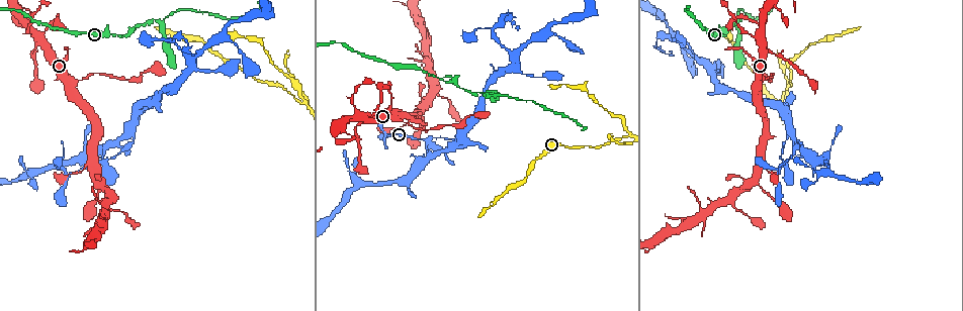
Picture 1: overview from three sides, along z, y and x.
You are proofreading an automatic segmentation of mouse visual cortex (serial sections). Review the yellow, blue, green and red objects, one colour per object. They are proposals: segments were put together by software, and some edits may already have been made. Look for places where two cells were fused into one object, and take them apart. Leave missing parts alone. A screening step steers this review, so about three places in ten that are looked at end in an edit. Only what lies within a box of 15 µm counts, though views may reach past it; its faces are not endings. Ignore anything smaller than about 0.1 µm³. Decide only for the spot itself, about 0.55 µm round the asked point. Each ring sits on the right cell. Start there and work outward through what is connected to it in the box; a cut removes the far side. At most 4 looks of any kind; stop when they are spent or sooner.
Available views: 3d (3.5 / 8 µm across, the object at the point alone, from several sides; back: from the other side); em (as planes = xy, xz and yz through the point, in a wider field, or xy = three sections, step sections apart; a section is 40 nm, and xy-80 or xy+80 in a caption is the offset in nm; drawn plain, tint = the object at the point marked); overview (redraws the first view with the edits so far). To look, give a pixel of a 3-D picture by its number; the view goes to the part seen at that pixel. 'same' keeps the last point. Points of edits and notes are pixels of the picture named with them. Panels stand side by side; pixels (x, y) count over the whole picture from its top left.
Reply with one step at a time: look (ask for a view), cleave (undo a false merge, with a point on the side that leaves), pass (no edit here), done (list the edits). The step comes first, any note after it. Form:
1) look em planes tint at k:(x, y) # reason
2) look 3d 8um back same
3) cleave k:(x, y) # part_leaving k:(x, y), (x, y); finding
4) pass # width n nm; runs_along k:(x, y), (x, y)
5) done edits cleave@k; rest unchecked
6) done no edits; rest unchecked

look 3d 3.5um at 1:(101, 162) # three-way junction

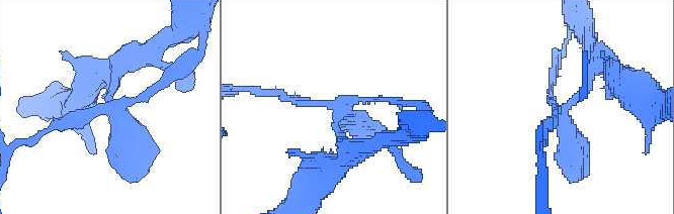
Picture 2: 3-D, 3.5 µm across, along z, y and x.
look em planes plain at 2:(110, 107) # shape alone is not enough

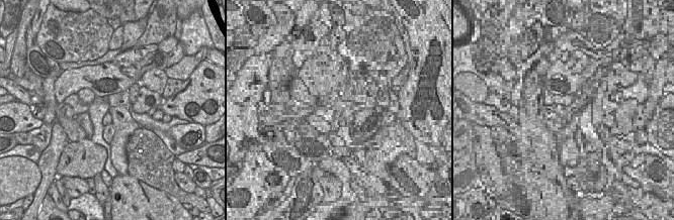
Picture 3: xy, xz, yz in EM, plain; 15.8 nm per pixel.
look em planes tint same

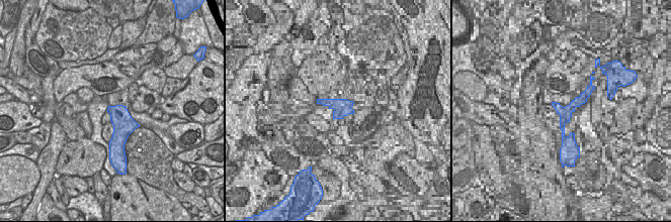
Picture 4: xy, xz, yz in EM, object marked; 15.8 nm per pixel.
pass # runs_along 2:(53, 126), (111, 108), (124, 62); all the same cell

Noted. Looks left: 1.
look 3d 3.5um at 1:(181, 48) # narrows sharply

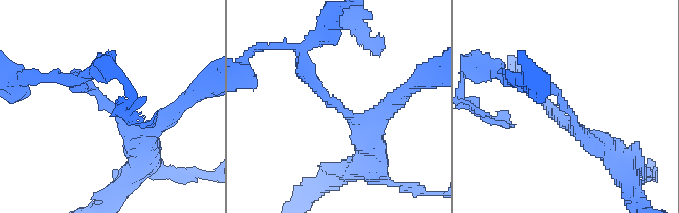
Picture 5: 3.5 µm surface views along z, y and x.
pass # arm_widths 200, 250 nm; runs_along 5:(370, 142), (315, 88), (303, 60); all the same cell

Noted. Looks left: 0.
done no edits; rest unchecked

